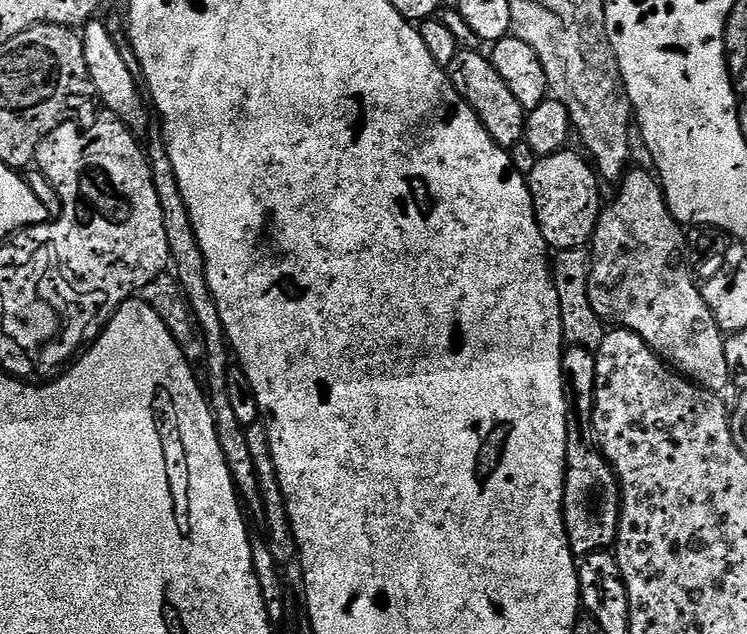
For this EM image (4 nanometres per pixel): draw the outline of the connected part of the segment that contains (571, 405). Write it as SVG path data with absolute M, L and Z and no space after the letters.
M565 347L564 397L568 399L568 466L564 470L564 525L573 556L583 558L611 549L620 525L620 482L600 451L592 431L596 397L596 354L591 348Z

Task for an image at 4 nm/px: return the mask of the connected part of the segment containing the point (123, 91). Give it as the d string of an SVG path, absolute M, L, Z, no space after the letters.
M93 18L83 25L82 39L86 54L86 70L90 74L98 100L101 100L108 107L105 109L111 115L119 118L132 131L133 136L137 138L147 137L148 129L154 120L153 117L148 117L150 108L146 103L141 81L130 74L129 67L122 59L121 51L118 50L117 37L112 36L111 30L100 21L100 18Z

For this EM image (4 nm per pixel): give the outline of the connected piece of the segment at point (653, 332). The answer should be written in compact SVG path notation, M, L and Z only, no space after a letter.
M633 167L619 183L620 193L609 204L607 201L603 205L600 221L596 223L590 241L590 306L594 306L594 314L598 314L600 320L618 328L628 328L642 337L652 347L653 352L679 375L702 388L709 388L711 392L720 394L730 384L724 349L726 336L703 300L701 285L692 281L693 273L686 263L685 229L668 209L659 179L649 172Z

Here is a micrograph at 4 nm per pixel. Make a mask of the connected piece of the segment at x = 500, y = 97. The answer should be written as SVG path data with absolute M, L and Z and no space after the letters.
M461 48L458 54L454 54L454 62L446 69L454 90L458 90L460 97L472 107L474 114L482 122L486 134L494 138L499 148L511 150L518 146L518 142L524 140L524 127L526 126L526 109L518 98L510 91L510 86L502 82L498 70L494 70L491 59L483 56L483 51L474 48Z

